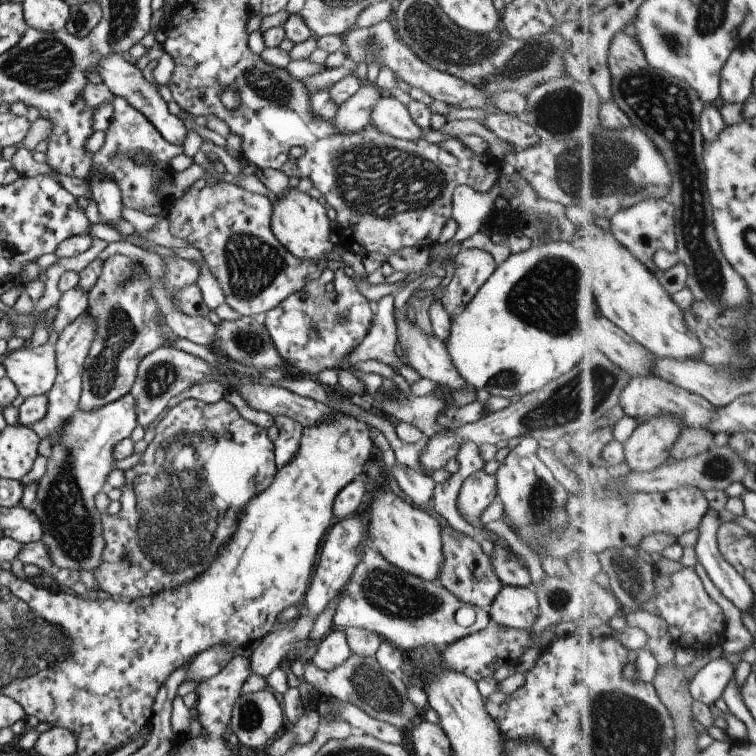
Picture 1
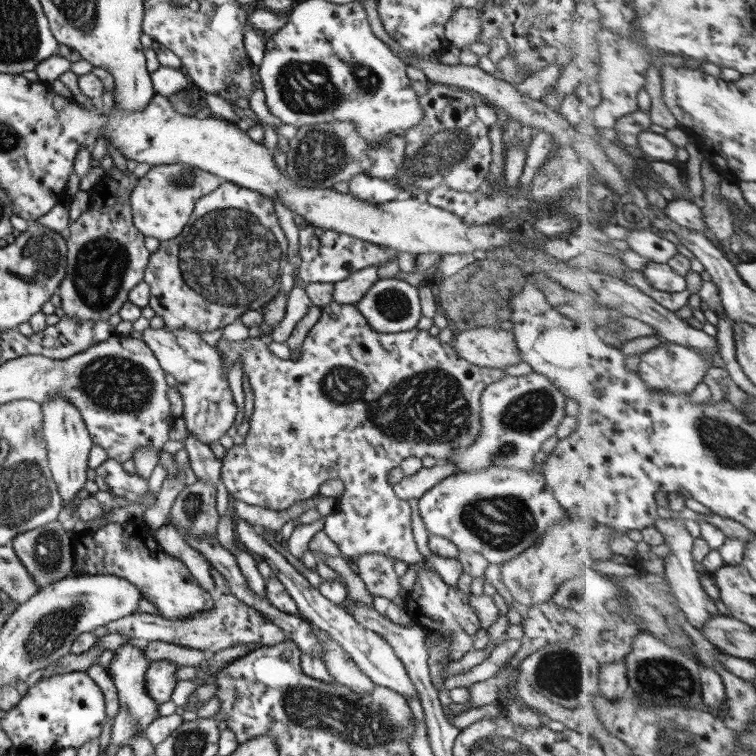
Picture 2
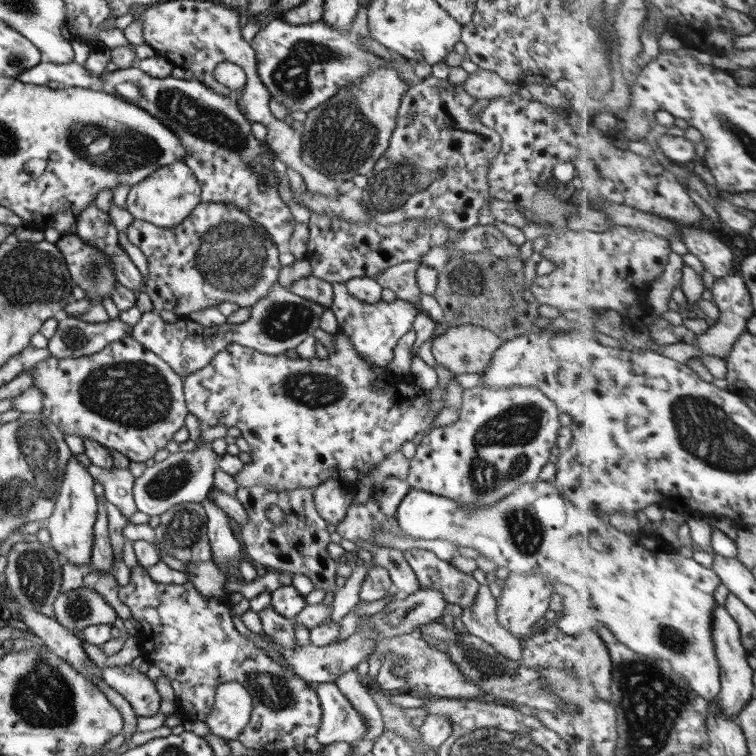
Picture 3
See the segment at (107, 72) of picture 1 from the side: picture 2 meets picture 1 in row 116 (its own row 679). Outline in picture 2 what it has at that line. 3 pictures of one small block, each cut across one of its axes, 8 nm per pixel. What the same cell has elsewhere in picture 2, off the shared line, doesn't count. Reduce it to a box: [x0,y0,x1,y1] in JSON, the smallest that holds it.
[145,659,179,704]

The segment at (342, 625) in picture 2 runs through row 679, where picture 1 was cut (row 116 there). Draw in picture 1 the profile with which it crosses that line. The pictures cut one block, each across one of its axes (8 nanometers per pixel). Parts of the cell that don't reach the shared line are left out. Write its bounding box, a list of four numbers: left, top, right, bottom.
[369,95,430,141]

